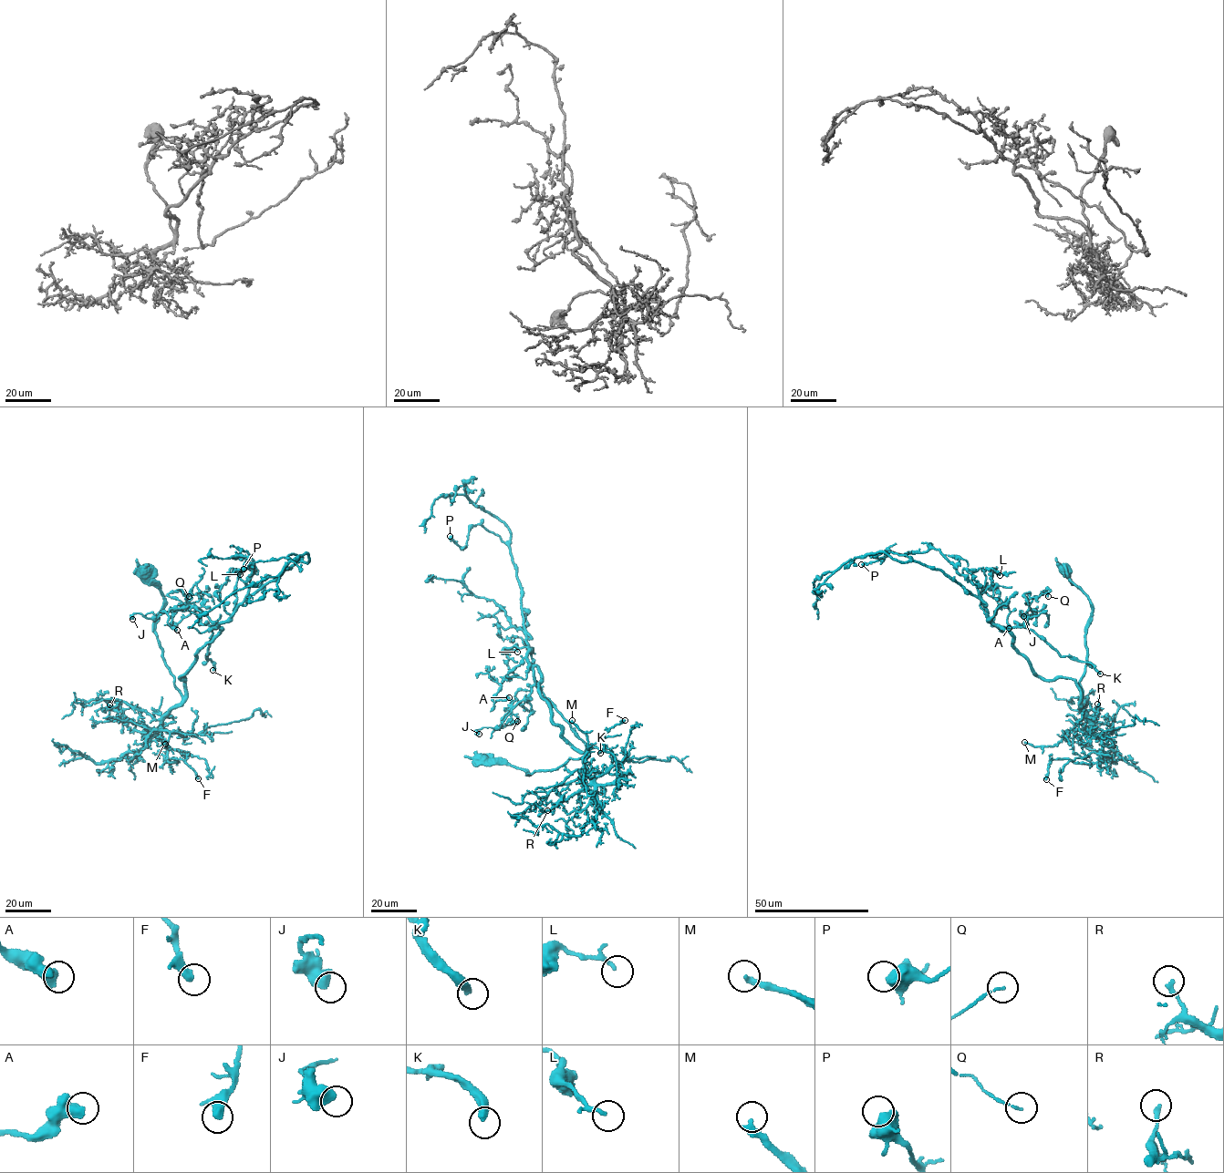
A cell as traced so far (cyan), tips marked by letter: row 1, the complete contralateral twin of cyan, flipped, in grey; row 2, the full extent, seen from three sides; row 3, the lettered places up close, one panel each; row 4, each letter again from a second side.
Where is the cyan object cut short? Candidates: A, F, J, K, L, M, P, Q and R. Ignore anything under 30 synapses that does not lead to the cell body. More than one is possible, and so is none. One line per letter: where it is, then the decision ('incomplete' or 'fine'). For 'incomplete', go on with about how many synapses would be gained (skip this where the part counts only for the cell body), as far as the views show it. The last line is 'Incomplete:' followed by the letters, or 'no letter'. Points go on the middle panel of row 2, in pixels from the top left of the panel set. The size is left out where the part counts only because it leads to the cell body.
A: at (509, 697); fine
F: at (625, 720); fine
J: at (479, 734); fine
K: at (600, 753); incomplete; about 140 synapses
L: at (517, 652); fine
M: at (572, 720); fine
P: at (450, 536); fine
Q: at (517, 721); fine
R: at (547, 810); fine
Incomplete: K

